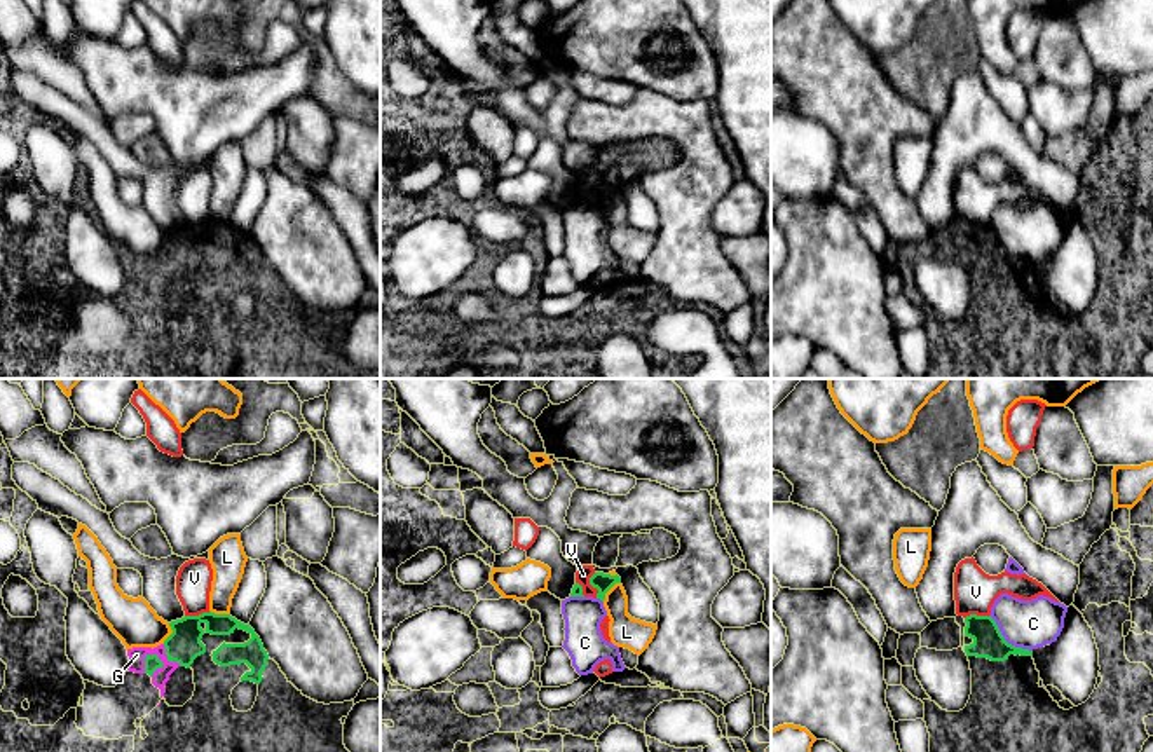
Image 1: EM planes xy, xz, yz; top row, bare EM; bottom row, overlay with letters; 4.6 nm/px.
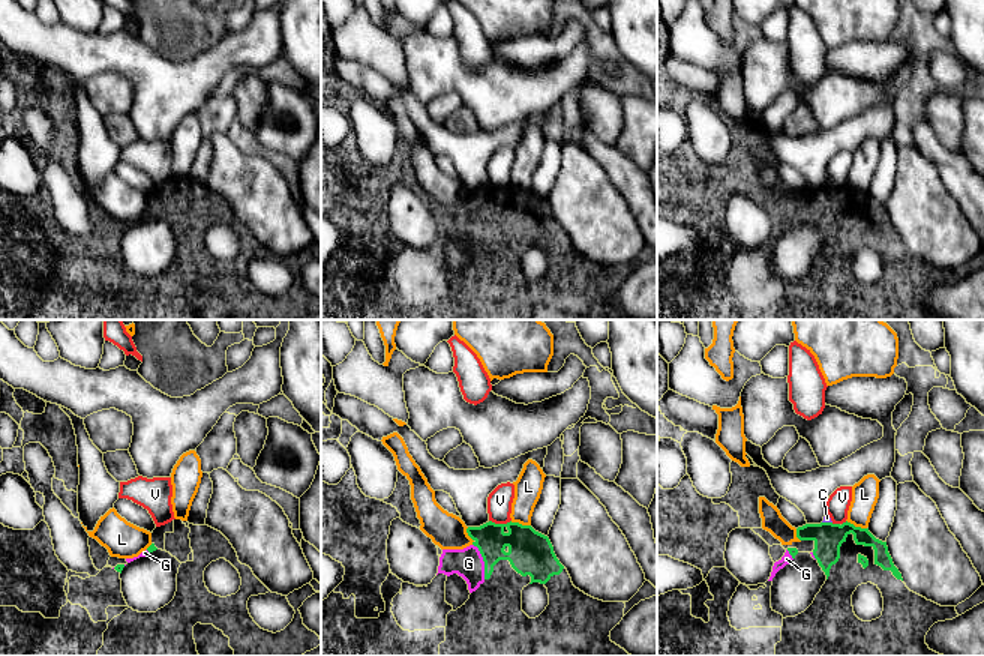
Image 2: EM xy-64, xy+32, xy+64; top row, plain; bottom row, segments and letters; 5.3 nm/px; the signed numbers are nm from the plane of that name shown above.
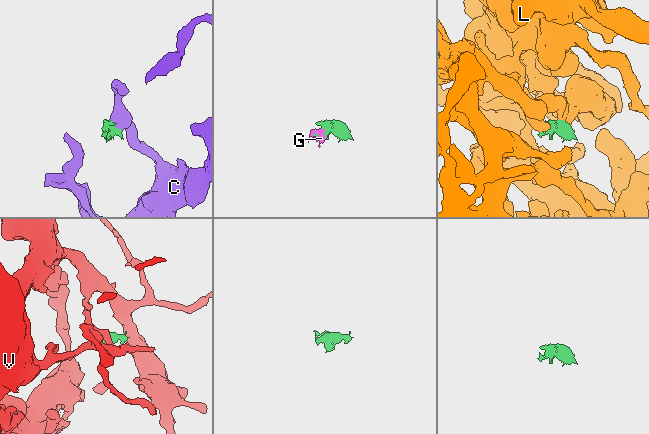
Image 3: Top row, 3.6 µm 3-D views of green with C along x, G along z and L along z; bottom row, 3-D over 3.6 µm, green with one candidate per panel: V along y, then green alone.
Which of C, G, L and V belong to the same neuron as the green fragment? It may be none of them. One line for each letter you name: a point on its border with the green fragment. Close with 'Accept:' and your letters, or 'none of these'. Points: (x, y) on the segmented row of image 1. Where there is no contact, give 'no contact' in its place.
G: contact xy (163, 665)
Accept: G

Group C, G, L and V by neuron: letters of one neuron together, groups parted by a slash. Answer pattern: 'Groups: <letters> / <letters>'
Groups: C / G / L / V

